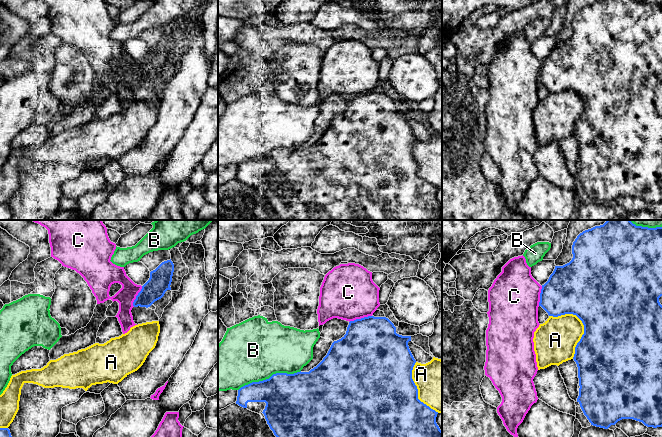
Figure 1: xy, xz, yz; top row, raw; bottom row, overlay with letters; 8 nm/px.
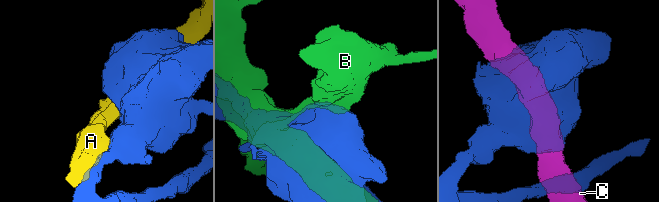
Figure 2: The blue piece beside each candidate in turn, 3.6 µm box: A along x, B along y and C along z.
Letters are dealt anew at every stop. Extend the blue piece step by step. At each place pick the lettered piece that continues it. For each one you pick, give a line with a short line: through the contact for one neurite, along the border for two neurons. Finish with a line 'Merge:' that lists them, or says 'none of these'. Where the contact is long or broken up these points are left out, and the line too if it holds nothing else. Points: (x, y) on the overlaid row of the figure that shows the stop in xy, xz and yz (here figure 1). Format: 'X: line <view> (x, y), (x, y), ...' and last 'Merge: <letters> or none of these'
Merge: none of these

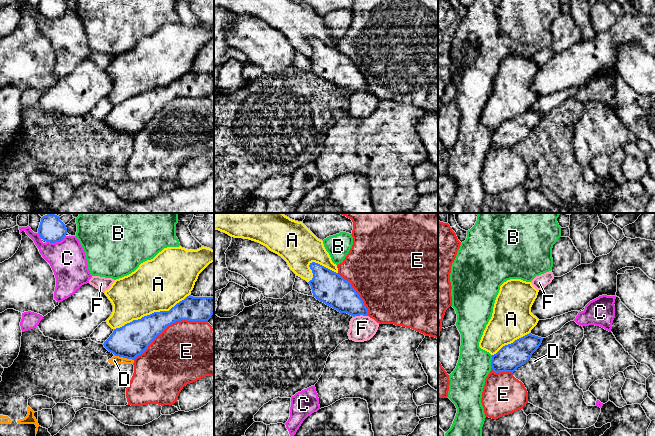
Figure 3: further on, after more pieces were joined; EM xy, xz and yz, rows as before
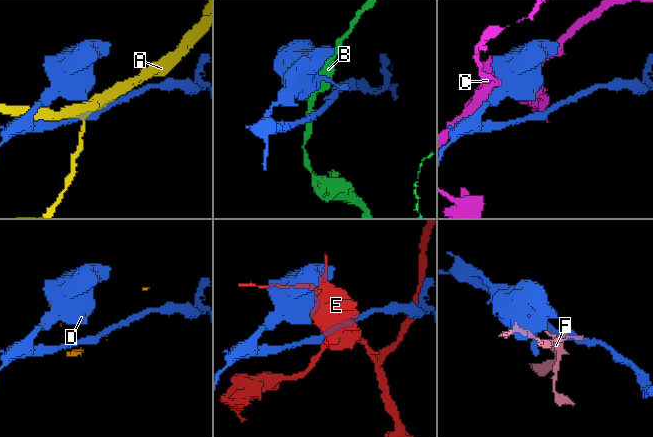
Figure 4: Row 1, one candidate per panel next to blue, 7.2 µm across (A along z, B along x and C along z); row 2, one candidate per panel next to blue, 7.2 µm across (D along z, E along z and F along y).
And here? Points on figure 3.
Merge: none of these

